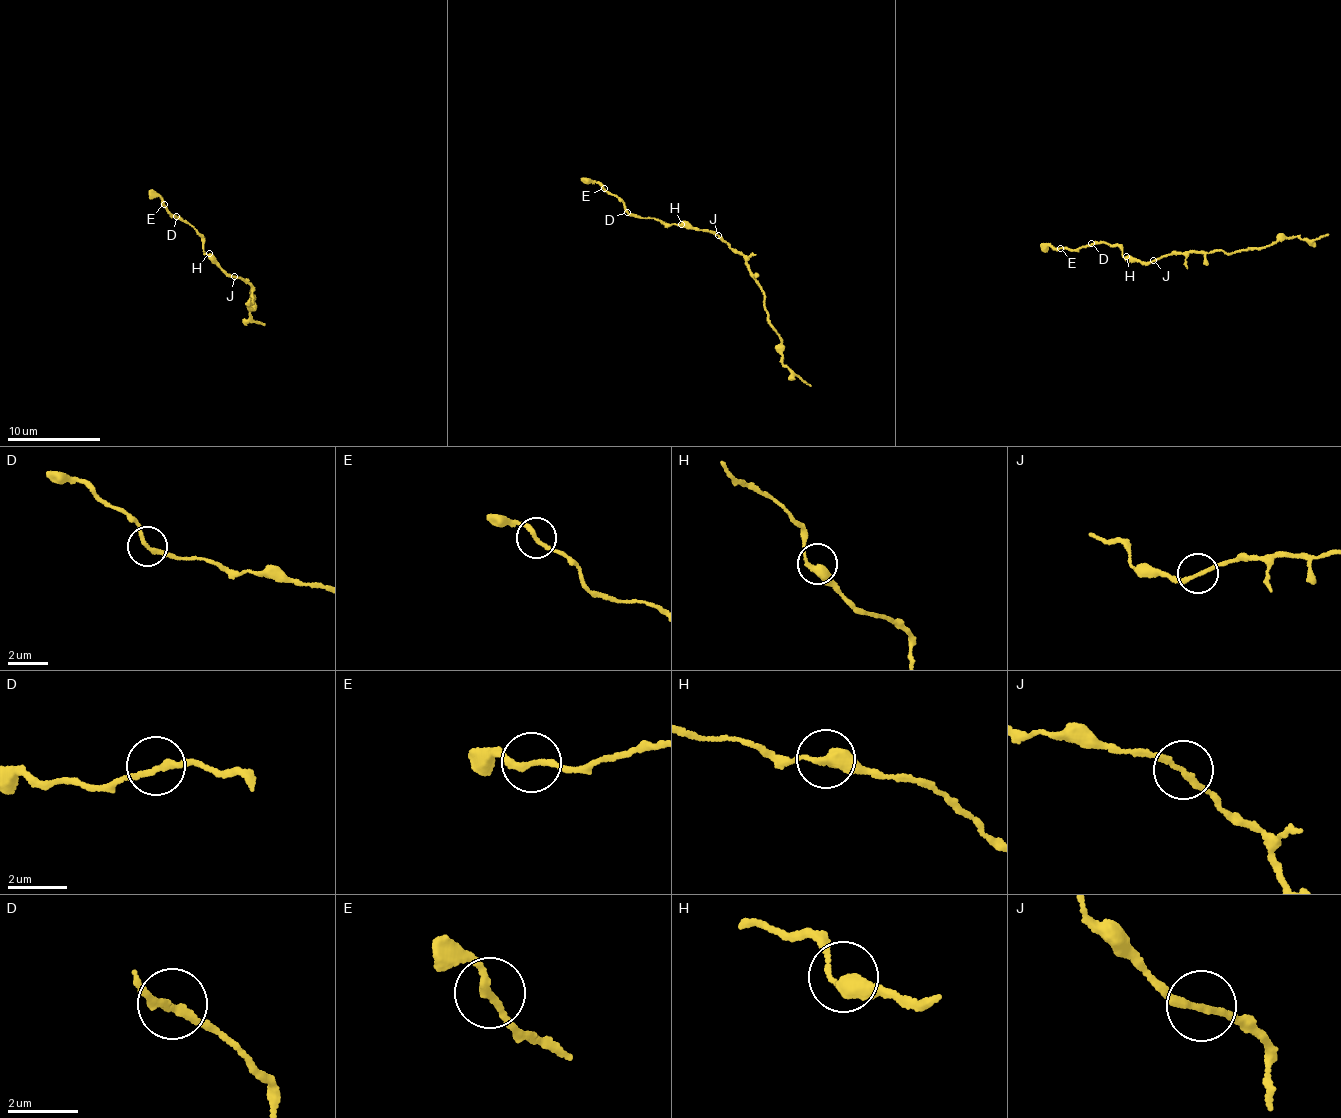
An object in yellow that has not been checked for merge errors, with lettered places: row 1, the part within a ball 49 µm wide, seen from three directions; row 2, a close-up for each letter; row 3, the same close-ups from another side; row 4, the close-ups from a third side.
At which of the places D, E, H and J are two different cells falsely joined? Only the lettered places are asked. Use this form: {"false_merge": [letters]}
{"false_merge": ["J"]}

